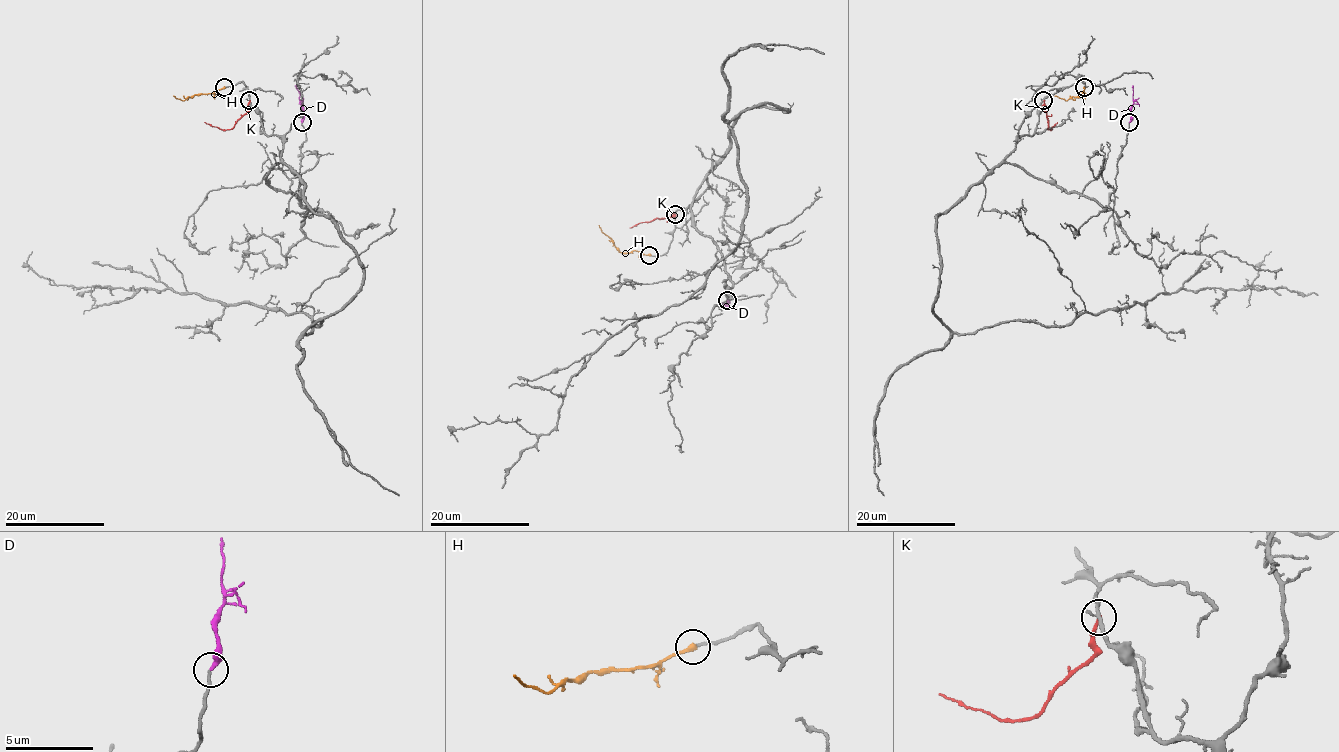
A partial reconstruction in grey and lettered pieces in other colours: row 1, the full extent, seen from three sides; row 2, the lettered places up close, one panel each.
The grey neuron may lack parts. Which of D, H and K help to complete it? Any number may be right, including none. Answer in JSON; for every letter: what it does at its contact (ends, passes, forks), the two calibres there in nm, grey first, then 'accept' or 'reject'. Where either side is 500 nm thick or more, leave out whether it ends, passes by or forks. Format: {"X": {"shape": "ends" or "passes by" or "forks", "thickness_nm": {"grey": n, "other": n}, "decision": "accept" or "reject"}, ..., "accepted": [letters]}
{"D": {"shape": "ends", "thickness_nm": {"grey": 160, "other": 360}, "decision": "accept"}, "H": {"shape": "ends", "thickness_nm": {"grey": 130, "other": 300}, "decision": "accept"}, "K": {"shape": "passes by", "thickness_nm": {"grey": 240, "other": 140}, "decision": "reject"}, "accepted": ["D", "H"]}

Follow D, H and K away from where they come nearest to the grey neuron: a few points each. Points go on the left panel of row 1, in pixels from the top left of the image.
D: (302, 122), (303, 106), (295, 85)
H: (224, 88), (184, 100), (173, 95)
K: (250, 100), (249, 110), (232, 127), (221, 130), (204, 122)

